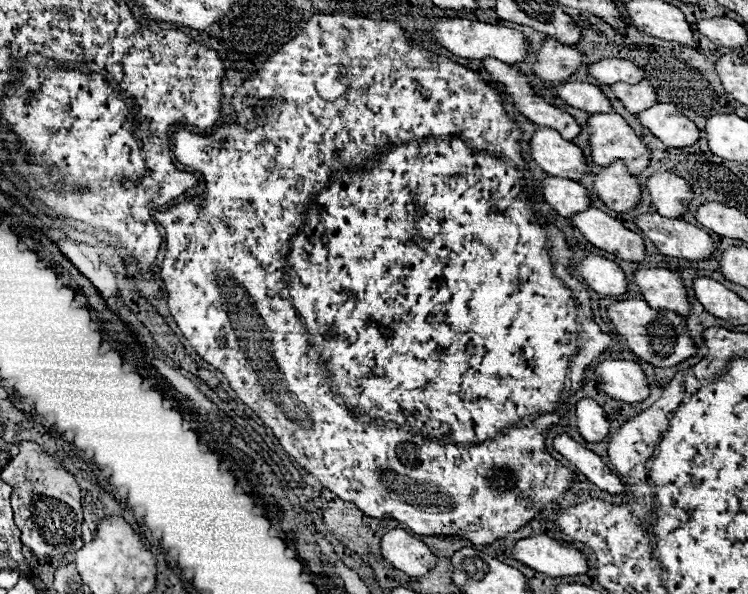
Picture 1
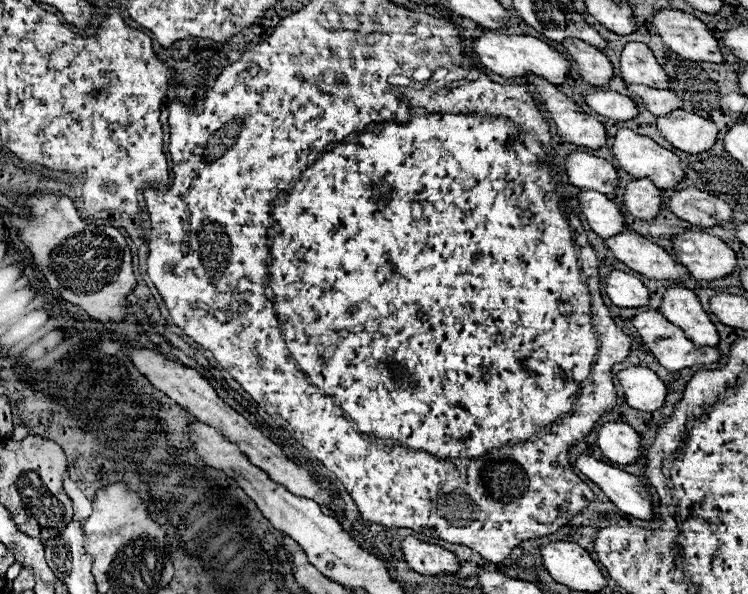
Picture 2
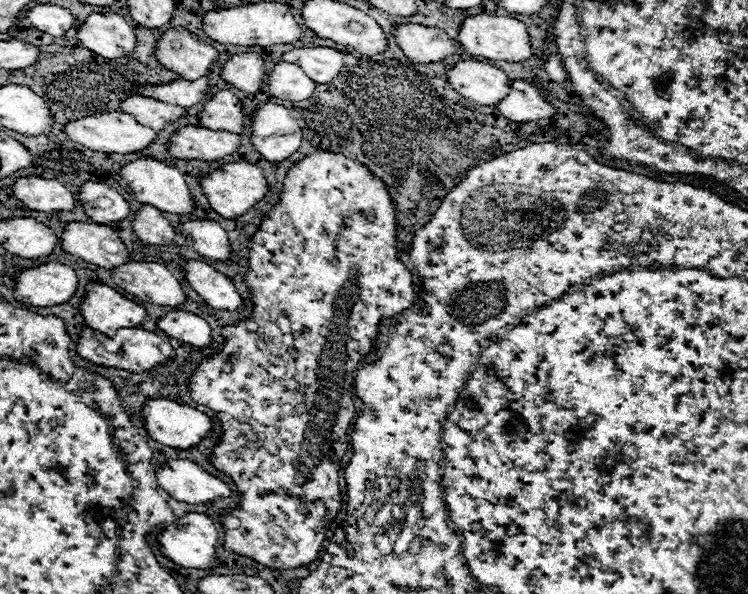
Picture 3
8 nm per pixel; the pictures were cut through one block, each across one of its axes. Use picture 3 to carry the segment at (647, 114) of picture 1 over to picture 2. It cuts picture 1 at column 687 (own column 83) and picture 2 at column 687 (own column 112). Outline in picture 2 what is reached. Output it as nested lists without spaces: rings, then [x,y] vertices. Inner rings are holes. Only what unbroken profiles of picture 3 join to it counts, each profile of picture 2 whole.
[[[674,110],[672,114],[660,116],[658,130],[672,146],[688,154],[708,152],[718,136],[714,122],[686,110]]]

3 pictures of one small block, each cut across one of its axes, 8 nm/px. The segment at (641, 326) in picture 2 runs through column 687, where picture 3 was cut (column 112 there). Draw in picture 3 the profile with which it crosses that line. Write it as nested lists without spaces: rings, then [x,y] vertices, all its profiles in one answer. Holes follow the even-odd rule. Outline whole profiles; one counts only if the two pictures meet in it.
[[[84,328],[80,332],[80,338],[76,342],[76,354],[96,366],[106,366],[106,368],[118,368],[118,370],[130,370],[130,372],[146,372],[154,368],[156,364],[162,364],[166,358],[174,354],[170,342],[162,340],[154,332],[148,332],[144,328],[120,328],[114,338],[104,336],[98,330]]]

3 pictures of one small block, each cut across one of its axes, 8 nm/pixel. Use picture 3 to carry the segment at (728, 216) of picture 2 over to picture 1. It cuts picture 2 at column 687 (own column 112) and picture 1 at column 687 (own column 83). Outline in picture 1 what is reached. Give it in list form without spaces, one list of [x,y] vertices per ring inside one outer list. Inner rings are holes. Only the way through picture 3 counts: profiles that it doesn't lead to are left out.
[[[656,172],[646,178],[646,190],[662,216],[682,218],[692,200],[692,190],[684,178],[672,172]]]

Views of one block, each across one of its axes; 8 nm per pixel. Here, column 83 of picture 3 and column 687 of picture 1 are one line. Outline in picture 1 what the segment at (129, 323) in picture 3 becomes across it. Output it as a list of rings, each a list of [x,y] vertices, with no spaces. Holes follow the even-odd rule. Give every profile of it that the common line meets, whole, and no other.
[[[638,268],[634,280],[642,292],[642,298],[652,308],[666,308],[680,316],[688,316],[690,304],[682,278],[668,268]]]

